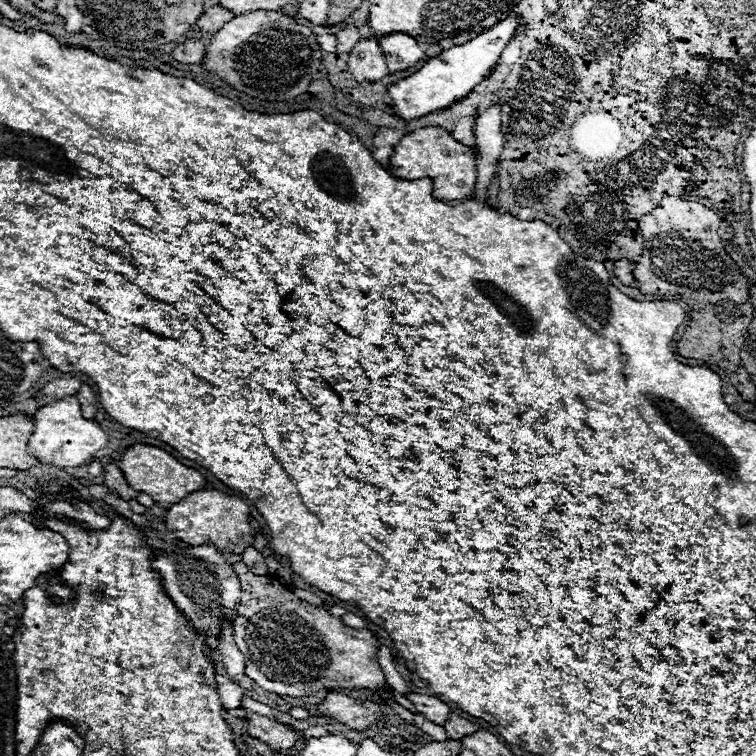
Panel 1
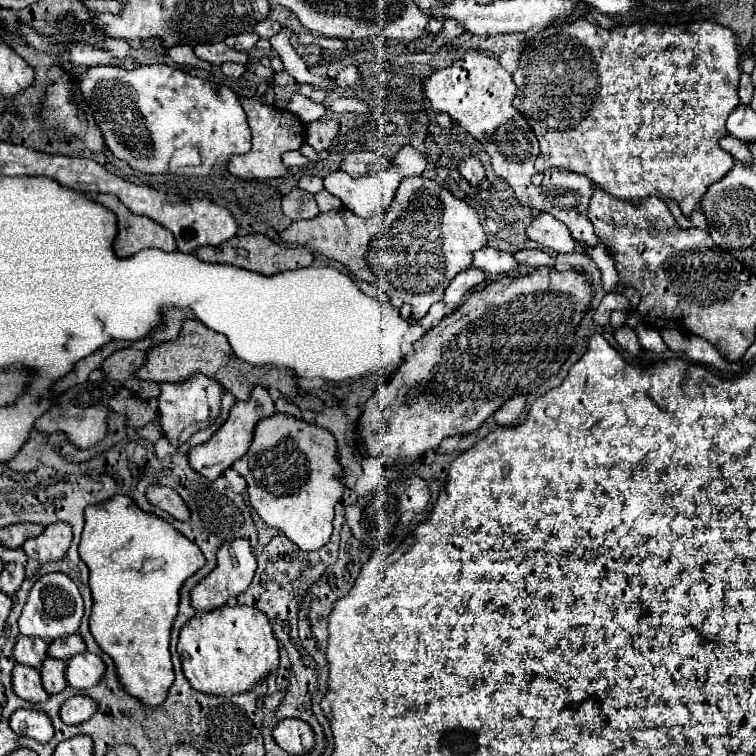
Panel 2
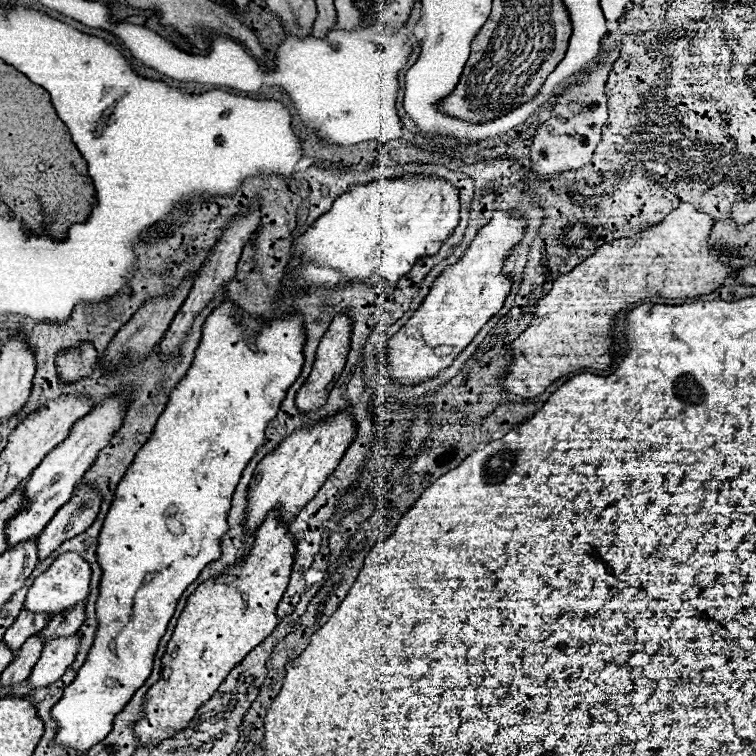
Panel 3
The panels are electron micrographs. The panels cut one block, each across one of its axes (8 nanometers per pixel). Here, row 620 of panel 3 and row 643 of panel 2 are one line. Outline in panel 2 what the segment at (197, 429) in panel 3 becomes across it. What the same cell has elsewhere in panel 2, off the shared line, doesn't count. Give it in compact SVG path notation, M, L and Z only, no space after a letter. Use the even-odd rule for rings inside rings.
M118 494L102 504L88 506L86 510L86 524L80 538L80 558L86 562L90 570L90 590L92 590L92 614L90 614L90 630L98 646L114 660L118 680L126 694L138 698L142 704L160 706L166 696L168 688L174 682L174 670L170 662L170 628L178 612L178 598L180 588L188 576L192 576L198 568L204 566L204 554L190 542L186 536L178 534L168 522L158 520L156 516L142 512L130 498ZM146 558L164 558L164 566L150 572L140 574L142 562Z

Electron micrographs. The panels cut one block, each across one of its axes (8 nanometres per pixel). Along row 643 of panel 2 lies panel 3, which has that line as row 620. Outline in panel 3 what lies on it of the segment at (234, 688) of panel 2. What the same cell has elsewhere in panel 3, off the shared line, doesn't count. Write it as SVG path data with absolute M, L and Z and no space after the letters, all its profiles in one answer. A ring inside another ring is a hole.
M270 512L256 530L256 540L246 560L234 562L222 576L202 582L188 598L162 656L162 676L144 696L144 718L132 726L138 746L154 746L154 742L184 730L198 712L198 706L212 698L226 674L272 634L278 624L276 606L292 572L294 542L290 540L288 526L290 522L280 524L278 514Z

